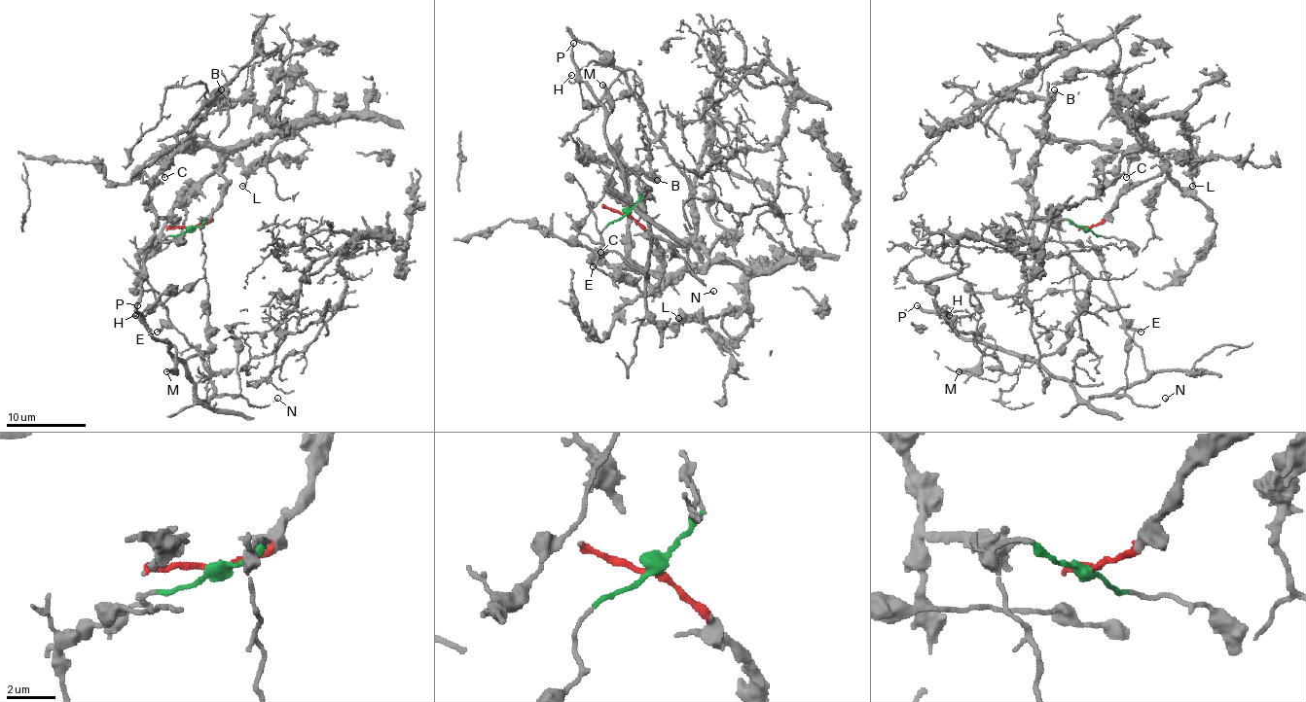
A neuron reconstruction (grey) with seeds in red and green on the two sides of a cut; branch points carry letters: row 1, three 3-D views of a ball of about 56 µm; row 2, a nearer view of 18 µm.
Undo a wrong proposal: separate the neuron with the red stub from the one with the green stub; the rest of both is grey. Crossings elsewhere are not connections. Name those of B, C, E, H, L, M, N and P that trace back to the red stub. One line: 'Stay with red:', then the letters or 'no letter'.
Stay with red: B, C, L

